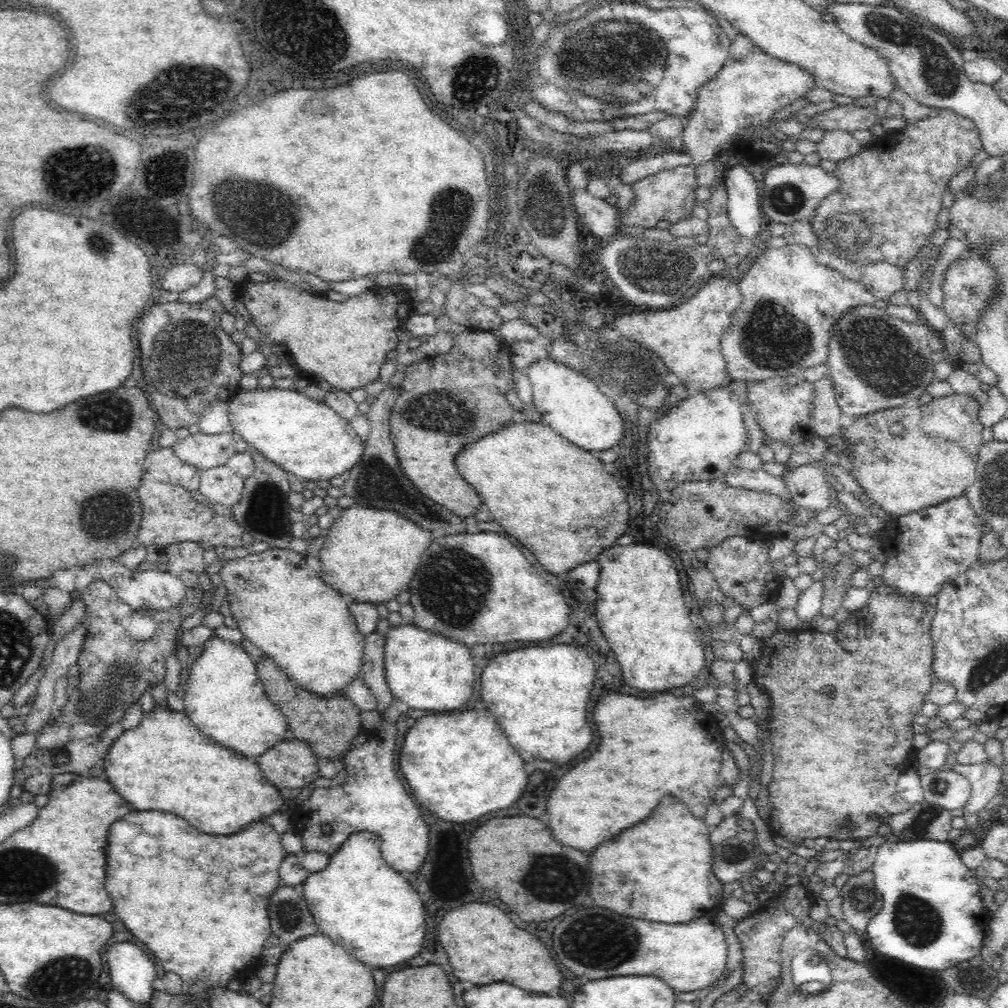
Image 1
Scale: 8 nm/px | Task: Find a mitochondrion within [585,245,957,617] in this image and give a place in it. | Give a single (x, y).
(886, 361)

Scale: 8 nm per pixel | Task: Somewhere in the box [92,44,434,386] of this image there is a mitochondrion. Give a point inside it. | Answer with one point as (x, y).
(173, 98)

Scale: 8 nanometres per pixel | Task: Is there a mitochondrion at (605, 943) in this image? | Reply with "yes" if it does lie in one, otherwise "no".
yes

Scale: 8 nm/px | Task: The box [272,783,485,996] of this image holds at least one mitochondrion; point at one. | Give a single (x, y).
(288, 913)

